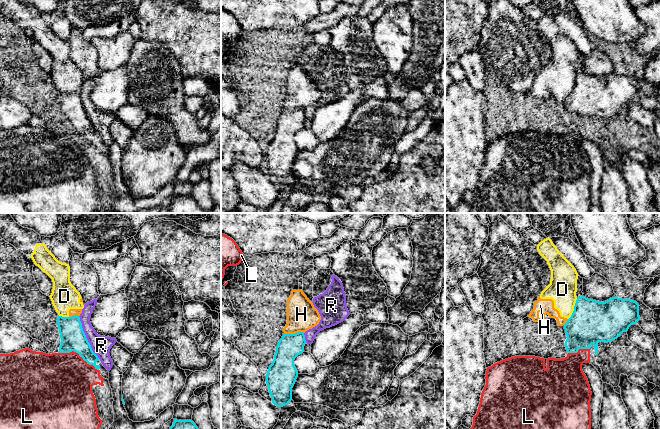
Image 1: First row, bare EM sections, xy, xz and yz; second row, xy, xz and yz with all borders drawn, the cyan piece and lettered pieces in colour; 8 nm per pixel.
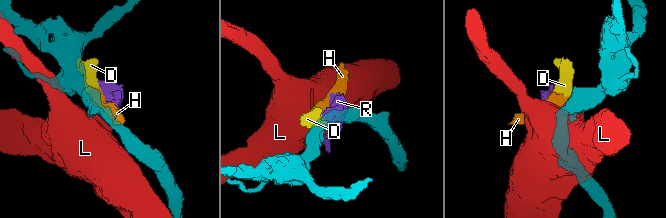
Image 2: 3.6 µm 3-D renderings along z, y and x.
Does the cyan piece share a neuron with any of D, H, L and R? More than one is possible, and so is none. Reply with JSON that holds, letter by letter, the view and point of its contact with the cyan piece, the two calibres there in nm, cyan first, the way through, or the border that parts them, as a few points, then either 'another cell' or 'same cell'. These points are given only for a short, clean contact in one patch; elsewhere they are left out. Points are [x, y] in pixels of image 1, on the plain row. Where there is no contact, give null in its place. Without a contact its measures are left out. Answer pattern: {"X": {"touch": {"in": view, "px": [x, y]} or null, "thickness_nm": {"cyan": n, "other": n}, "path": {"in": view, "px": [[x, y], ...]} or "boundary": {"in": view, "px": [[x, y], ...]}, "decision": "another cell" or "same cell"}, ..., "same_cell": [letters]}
{"D": {"touch": {"in": "yz", "px": [574, 85]}, "thickness_nm": {"cyan": 340, "other": 220}, "boundary": {"in": "yz", "px": [[577, 74], [574, 86], [568, 95]]}, "decision": "another cell"}, "H": {"touch": {"in": "xz", "px": [293, 110]}, "thickness_nm": {"cyan": 190, "other": 240}, "boundary": {"in": "xz", "px": [[303, 108], [284, 110]]}, "decision": "another cell"}, "L": {"touch": {"in": "xy", "px": [79, 131]}, "thickness_nm": {"cyan": 200, "other": 460}, "boundary": {"in": "xy", "px": [[59, 128], [75, 127], [98, 146]]}, "decision": "another cell"}, "R": {"touch": {"in": "xy", "px": [86, 114]}, "thickness_nm": {"cyan": 200, "other": 160}, "boundary": {"in": "xy", "px": [[78, 92], [92, 127], [100, 135]]}, "decision": "another cell"}, "same_cell": []}

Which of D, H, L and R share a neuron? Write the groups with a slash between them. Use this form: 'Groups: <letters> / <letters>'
Groups: D H / L / R

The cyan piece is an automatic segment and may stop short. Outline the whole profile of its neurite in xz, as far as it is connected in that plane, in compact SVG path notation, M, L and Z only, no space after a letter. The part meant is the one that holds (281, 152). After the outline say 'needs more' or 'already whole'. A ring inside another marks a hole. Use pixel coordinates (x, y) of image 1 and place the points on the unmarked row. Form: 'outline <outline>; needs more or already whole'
outline M303 108L284 110L278 118L274 136L266 148L266 160L277 183L288 181L292 176L292 164L298 153L294 136L304 128L305 120Z; already whole

